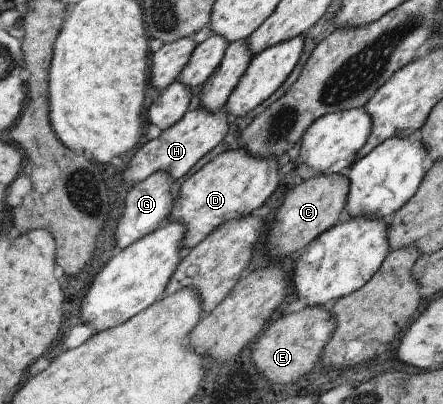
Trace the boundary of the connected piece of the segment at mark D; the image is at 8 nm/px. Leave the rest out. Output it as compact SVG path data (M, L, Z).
M241 147L221 152L183 181L177 198L171 200L168 217L184 227L180 247L187 251L222 223L250 215L273 193L278 180L276 158L252 158Z

